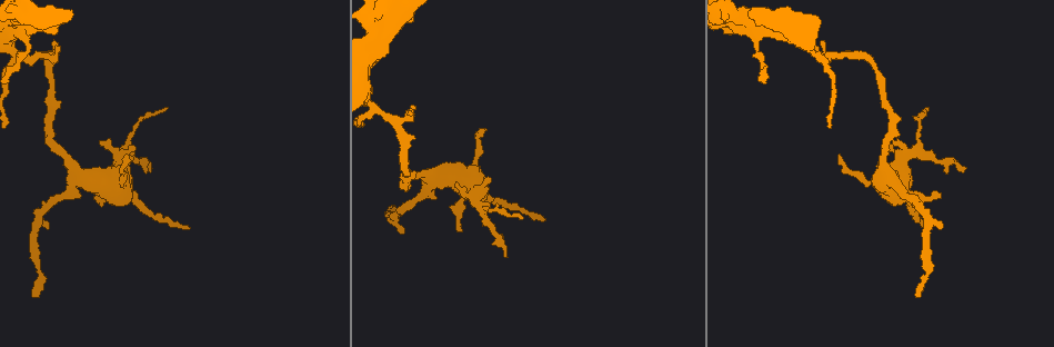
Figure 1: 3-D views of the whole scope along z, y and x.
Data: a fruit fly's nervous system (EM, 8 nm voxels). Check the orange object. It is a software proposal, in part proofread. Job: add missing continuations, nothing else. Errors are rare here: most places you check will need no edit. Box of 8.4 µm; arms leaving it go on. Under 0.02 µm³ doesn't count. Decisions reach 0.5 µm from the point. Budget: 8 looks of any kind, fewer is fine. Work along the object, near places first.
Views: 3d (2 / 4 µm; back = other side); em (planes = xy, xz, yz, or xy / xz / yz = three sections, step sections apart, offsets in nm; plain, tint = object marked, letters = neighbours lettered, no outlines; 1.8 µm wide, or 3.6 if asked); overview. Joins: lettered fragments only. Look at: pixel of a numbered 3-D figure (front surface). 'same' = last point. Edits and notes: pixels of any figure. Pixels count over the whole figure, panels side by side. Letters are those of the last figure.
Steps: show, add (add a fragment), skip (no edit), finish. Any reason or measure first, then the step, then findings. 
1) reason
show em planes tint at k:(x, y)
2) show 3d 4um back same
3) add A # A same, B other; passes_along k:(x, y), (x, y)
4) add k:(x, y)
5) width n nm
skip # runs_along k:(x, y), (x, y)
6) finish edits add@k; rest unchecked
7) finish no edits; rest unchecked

abrupt turn
show 3d 4um at 1:(475, 194)

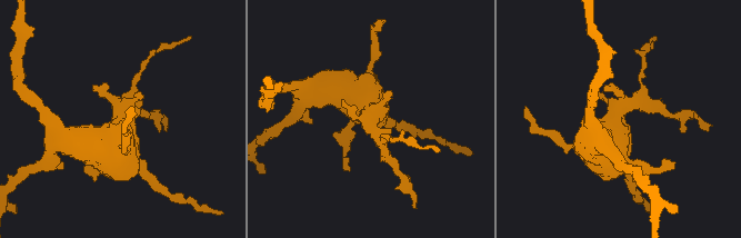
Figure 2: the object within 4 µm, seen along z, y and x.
show em 3.6um xy step 16 letters at 2:(120, 111)

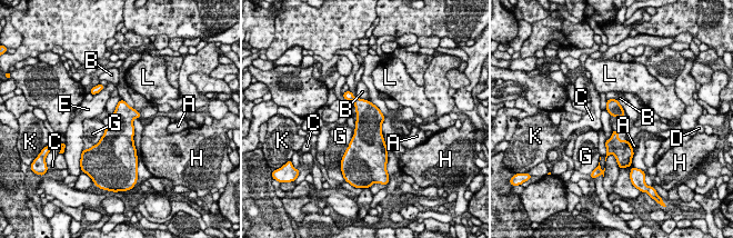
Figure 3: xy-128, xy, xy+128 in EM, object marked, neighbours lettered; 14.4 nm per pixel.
skip # A other, B other, C other, D other, E other, G other, H other, K other, L other; border 3:(615, 98), (624, 111); none of them fits

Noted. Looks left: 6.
long arm stops here
show 3d 4um at 1:(32, 296)

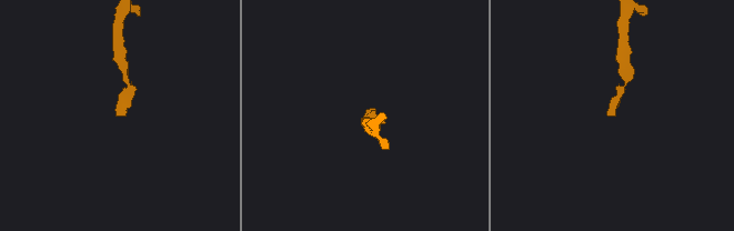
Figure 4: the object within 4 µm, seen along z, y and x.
now the EM
show em planes letters at 4:(365, 112)

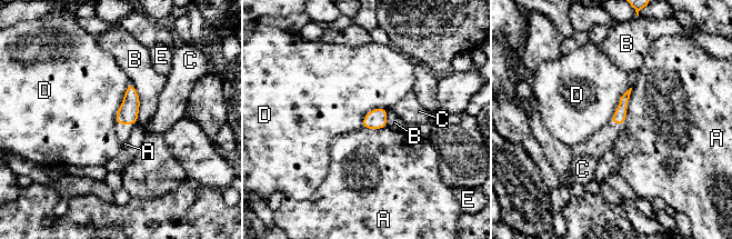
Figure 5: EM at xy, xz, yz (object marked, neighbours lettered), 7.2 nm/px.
skip # A other, B other, C other, D other, E other; border 5:(130, 81), (113, 120); no lettered fragment goes on from it

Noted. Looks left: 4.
tapers out
show em 3.6um planes letters at 1:(53, 39)

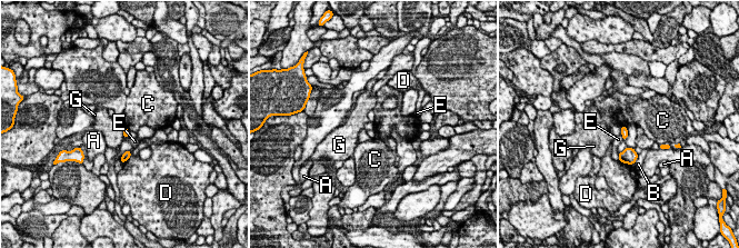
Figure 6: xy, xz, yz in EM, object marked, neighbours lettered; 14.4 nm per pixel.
width 90 nm; longest_contact D 220 nm
skip # A other, B other, C other, D other, E other, G other; no lettered fragment goes on from it

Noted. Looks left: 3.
finish no edits; rest unchecked

